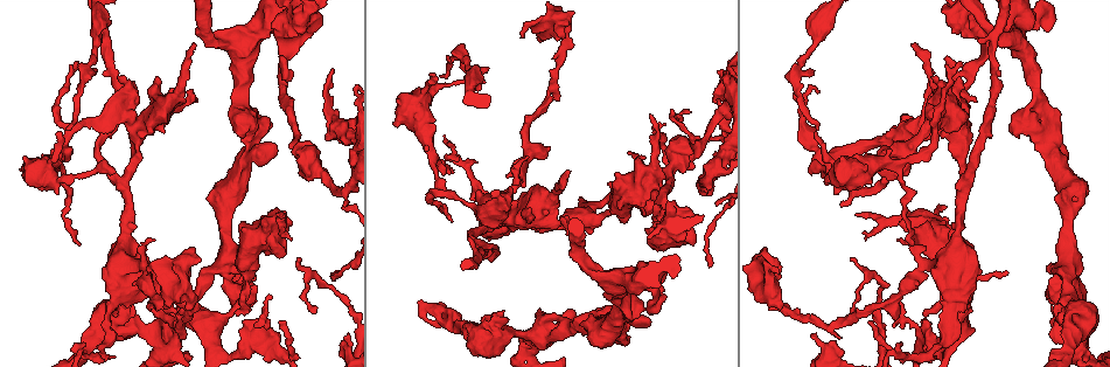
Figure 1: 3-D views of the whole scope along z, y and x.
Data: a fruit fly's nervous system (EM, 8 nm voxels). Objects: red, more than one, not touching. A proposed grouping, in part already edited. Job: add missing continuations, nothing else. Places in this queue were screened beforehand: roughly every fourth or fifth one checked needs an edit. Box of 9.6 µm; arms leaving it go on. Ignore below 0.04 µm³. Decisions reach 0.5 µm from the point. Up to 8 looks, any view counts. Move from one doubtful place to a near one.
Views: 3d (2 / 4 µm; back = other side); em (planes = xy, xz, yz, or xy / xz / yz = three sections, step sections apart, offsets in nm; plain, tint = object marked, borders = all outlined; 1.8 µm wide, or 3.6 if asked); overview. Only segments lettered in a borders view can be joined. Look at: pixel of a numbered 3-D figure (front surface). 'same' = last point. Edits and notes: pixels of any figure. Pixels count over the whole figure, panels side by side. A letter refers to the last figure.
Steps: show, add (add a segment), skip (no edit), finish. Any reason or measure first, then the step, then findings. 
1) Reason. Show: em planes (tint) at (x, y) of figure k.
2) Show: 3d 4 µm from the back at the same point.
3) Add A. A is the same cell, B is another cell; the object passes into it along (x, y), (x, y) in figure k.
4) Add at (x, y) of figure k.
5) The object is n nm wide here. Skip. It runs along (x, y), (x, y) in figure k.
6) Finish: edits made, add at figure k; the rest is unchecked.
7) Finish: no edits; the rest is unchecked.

Long arm stops here. Show: 3d 2 µm at (816, 130) of figure 1.

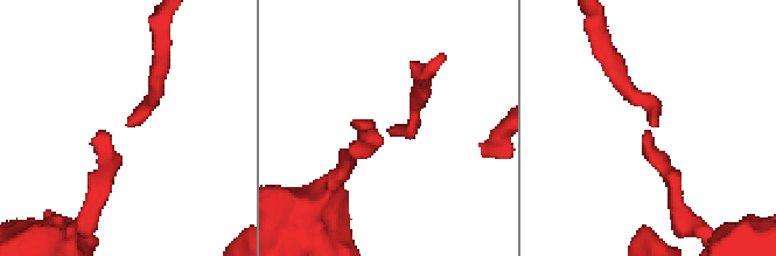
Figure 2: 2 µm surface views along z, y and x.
Now the EM. Show: em xy step 8 (tint) at (657, 124) of figure 2.

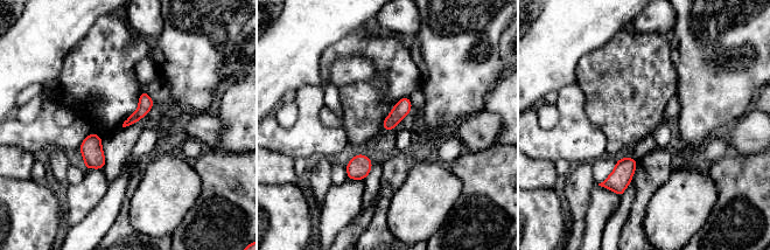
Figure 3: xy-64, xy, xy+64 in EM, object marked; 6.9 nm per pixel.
Cut it another way. Show: em planes (borders) at the same point.

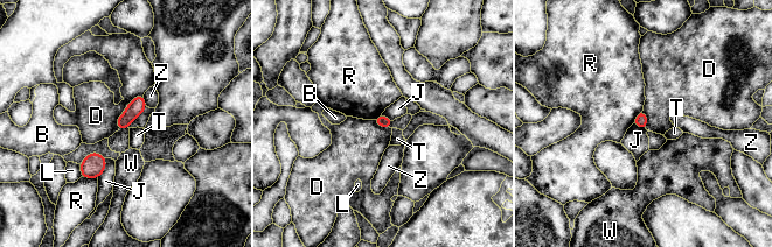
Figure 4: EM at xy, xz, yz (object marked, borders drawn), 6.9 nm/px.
The longest contact is with D, 300 nm. Skip. B, D, J, L, R, T, W and Z are other cells; none of them fits.

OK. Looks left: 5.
Branch stops here. Show: em planes (borders) at (569, 173) of figure 1.

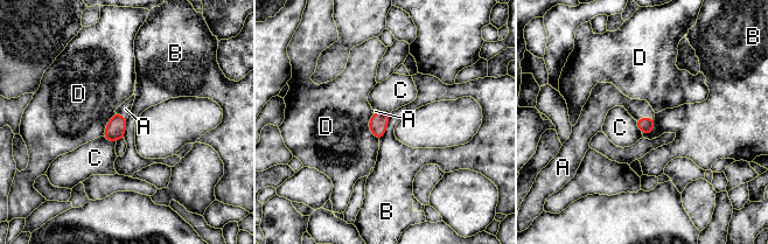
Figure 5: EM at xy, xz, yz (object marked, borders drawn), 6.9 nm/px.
Add at (637, 109) of figure 5. A is the same cell, B, C and D are other cells; the neuron continues.

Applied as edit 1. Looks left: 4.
Show: em planes (tint) at (910, 128) of figure 1.

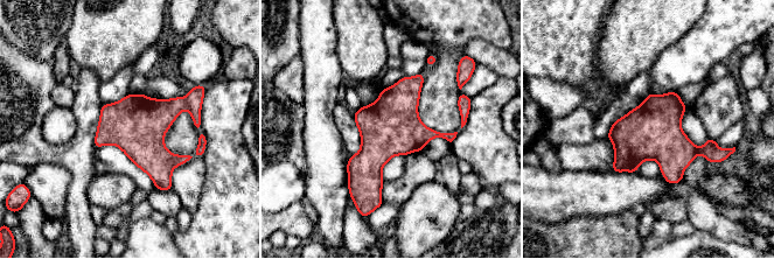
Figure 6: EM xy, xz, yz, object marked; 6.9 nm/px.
Show: em planes (borders) at the same point.

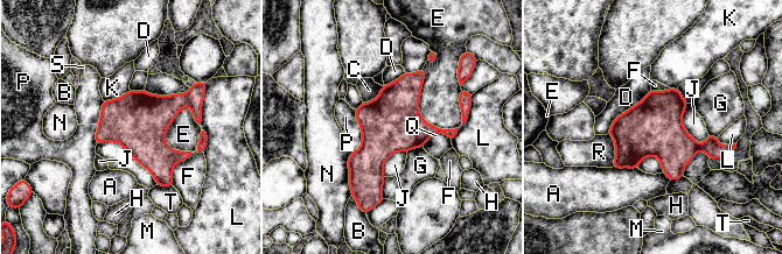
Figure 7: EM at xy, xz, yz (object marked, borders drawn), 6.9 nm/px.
The longest contact is with D, 440 nm. Skip. A, B, C, D, E, F, G, H, J, K, L, M, N, P, Q, R, S and T are other cells; a border runs along (688, 104), (682, 125), (700, 146) in figure 7; no lettered segment goes on from it.

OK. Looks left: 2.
Finish: edits made, add at figure 5; the rest is unchecked.

